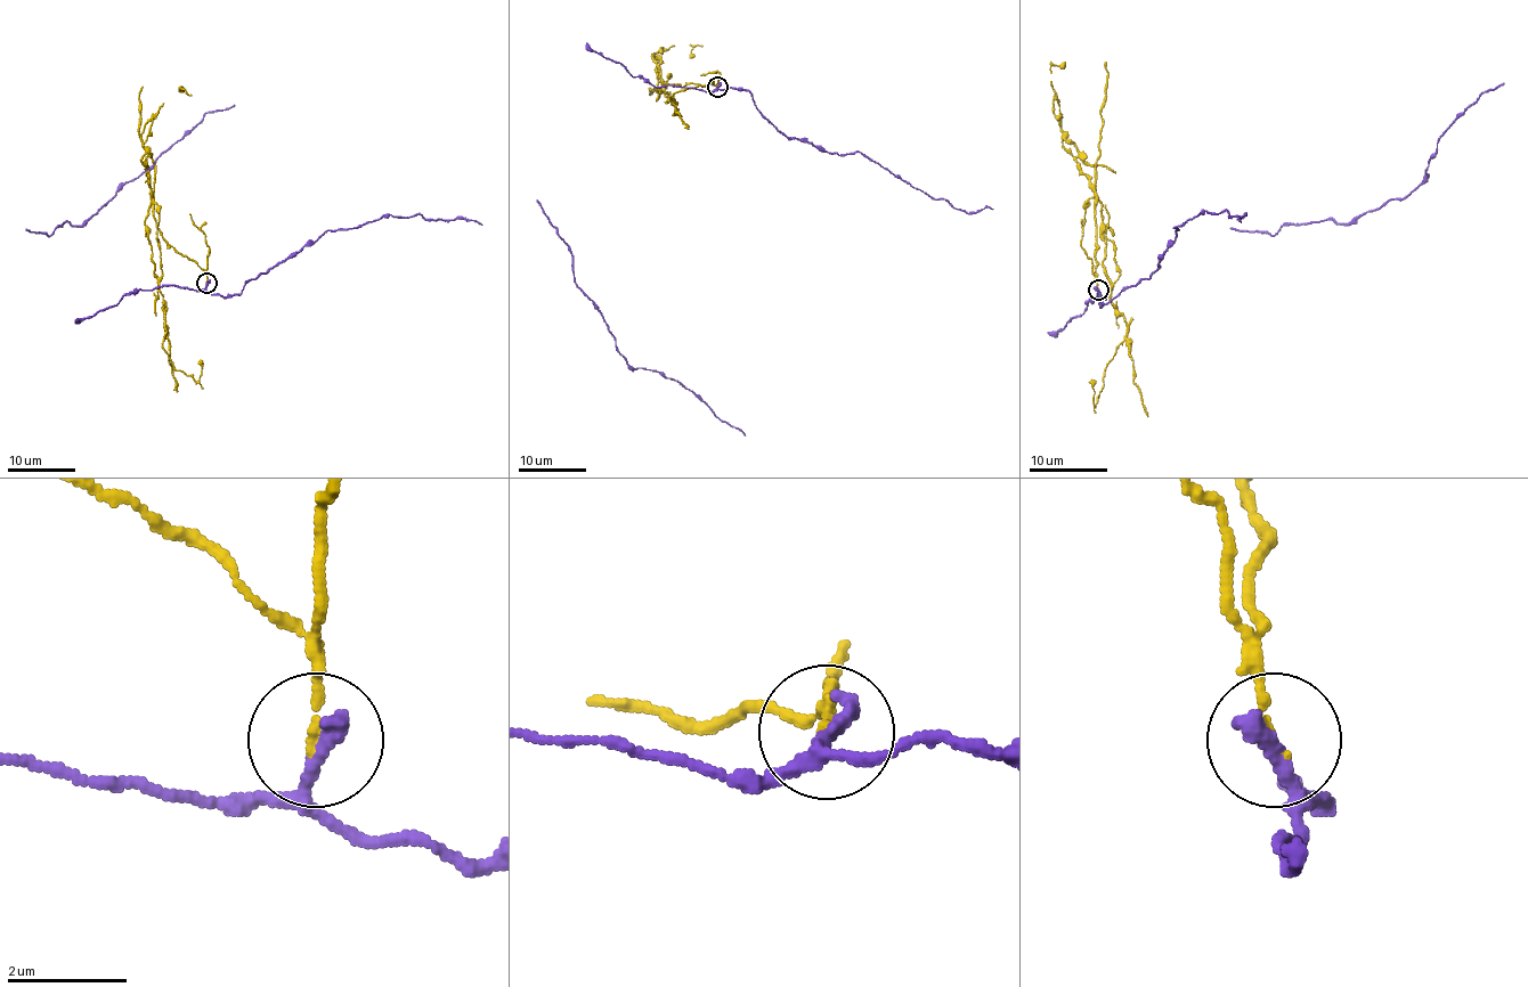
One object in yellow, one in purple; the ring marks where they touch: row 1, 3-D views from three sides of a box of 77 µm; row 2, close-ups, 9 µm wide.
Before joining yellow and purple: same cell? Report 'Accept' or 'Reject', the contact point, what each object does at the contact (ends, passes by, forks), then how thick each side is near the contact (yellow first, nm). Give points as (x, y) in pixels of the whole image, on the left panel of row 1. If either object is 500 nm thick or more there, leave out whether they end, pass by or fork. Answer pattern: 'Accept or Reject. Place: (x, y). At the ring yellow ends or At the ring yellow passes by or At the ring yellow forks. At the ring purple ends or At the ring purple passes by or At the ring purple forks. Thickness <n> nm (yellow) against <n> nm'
Reject. Place: (206, 283). At the ring yellow ends. At the ring purple ends. Thickness 160 nm (yellow) against 360 nm

